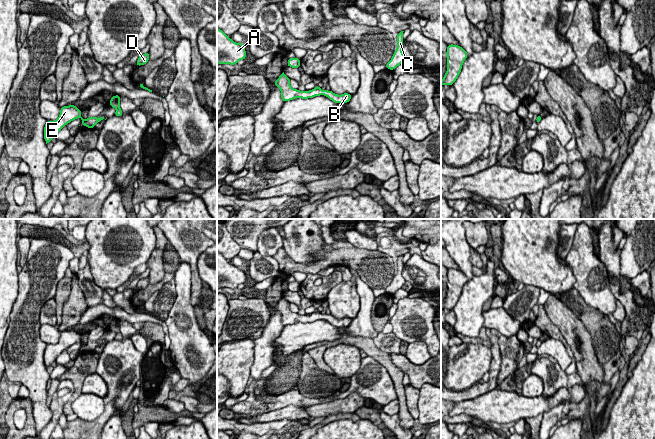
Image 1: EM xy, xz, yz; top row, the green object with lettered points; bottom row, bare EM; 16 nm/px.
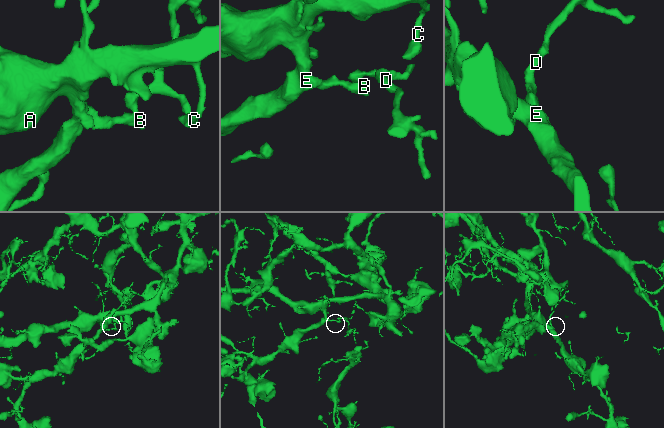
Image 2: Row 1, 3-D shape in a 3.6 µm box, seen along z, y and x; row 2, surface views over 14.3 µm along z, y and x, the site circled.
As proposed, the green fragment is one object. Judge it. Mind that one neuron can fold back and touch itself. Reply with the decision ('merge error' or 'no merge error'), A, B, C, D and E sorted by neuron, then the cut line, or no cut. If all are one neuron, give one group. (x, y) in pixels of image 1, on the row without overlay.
no merge error | A B C D E | no cut

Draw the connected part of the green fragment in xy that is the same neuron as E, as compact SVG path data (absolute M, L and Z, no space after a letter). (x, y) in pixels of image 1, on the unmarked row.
M69 329L69 330L64 330L64 331L61 331L61 334L60 334L60 338L59 338L59 341L57 344L54 344L54 345L47 345L46 348L45 348L45 351L44 351L44 363L46 365L46 368L49 367L53 362L56 361L57 357L59 355L61 355L61 353L67 349L68 347L70 347L71 345L77 343L78 341L81 342L81 348L83 348L85 351L87 352L94 352L94 350L98 347L98 346L101 346L104 342L103 341L100 341L99 343L97 341L88 341L86 344L84 344L82 341L81 341L81 334L79 334L75 329Z

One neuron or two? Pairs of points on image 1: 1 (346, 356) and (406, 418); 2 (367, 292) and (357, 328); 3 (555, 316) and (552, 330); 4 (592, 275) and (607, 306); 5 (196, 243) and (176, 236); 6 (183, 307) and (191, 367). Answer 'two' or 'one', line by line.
1: two
2: one
3: two
4: one
5: one
6: one

